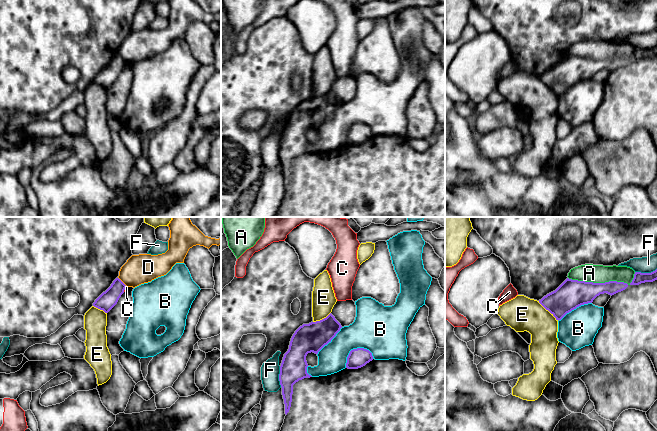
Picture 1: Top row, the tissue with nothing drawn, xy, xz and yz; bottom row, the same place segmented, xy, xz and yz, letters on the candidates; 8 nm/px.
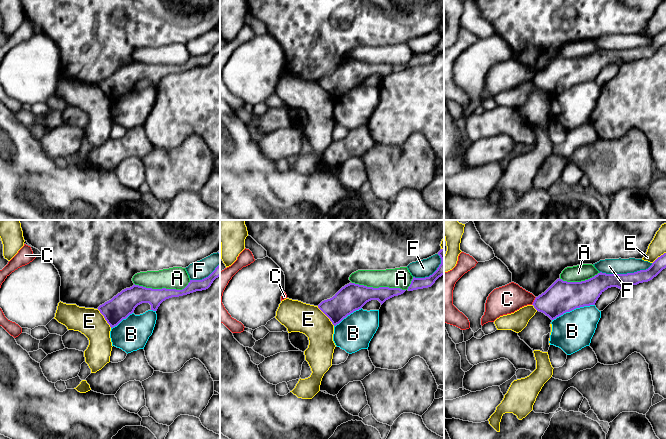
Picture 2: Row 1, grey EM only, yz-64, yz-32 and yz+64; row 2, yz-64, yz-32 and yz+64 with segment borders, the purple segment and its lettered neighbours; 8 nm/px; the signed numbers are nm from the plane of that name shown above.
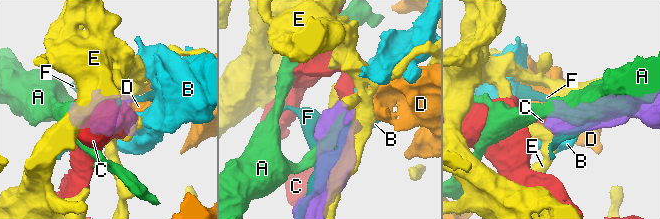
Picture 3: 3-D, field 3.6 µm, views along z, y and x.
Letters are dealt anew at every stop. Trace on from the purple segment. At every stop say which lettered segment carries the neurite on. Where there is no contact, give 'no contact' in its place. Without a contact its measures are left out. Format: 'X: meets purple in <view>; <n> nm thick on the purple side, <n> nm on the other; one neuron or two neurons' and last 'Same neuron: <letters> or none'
A: meets purple in yz; 200 nm thick on the purple side, 140 nm on the other; two neurons
B: meets purple in xz; 160 nm thick on the purple side, 380 nm on the other; two neurons
C: meets purple in xy; 150 nm thick on the purple side, 20 nm on the other; two neurons
D: meets purple in xy; 150 nm thick on the purple side, 240 nm on the other; two neurons
E: meets purple in yz; 220 nm thick on the purple side, 280 nm on the other; two neurons
F: meets purple in yz; 90 nm thick on the purple side, 130 nm on the other; two neurons
Same neuron: none

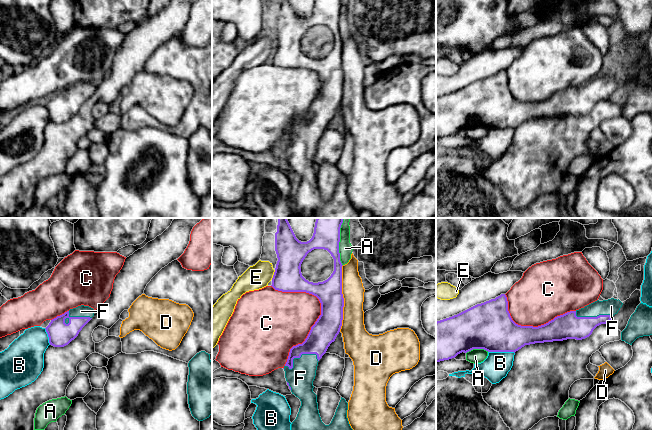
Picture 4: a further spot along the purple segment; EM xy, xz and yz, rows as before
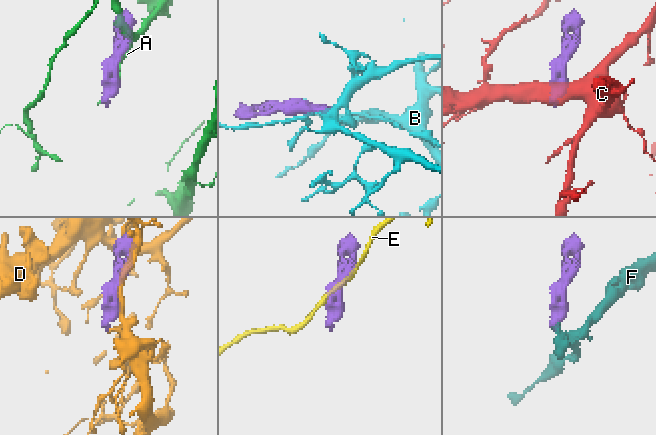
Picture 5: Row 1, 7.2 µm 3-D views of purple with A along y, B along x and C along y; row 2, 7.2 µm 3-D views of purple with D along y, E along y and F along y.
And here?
A: meets purple in xz; 220 nm thick on the purple side, 110 nm on the other; two neurons
B: meets purple in yz; 380 nm thick on the purple side, 220 nm on the other; two neurons
C: meets purple in xz; 200 nm thick on the purple side, 380 nm on the other; two neurons
D: meets purple in xz; 200 nm thick on the purple side, 180 nm on the other; two neurons
E: meets purple in xz; 240 nm thick on the purple side, 200 nm on the other; two neurons
F: meets purple in xz; 200 nm thick on the purple side, 200 nm on the other; one neuron
Same neuron: F

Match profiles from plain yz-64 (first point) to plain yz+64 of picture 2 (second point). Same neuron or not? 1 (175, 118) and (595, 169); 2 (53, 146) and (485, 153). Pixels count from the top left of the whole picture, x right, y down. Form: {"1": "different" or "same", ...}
{"1": "different", "2": "same"}

